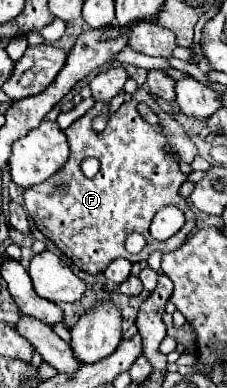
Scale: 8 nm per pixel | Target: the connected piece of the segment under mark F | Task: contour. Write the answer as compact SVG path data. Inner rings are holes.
M139 88L133 98L125 102L115 114L109 114L103 132L95 132L91 128L93 118L101 114L107 114L107 104L95 102L95 106L85 116L75 120L65 130L71 150L65 166L45 182L25 190L25 210L31 214L39 232L45 234L79 270L87 274L105 272L115 258L139 262L147 260L153 250L171 252L187 240L195 224L189 202L179 196L179 188L187 180L187 176L181 174L179 164L193 162L197 156L197 146L187 138L177 120L163 112L155 98L151 98L151 94L143 88ZM141 102L151 106L151 110L159 116L159 124L147 124L139 116L137 104ZM167 150L173 150L175 156ZM89 156L101 162L101 170L91 180L81 172L81 162ZM57 184L67 184L65 196L57 194ZM163 206L181 208L185 212L185 226L169 240L159 242L149 234L149 226L153 216ZM133 232L139 232L147 240L139 254L129 254L125 250L125 240Z

